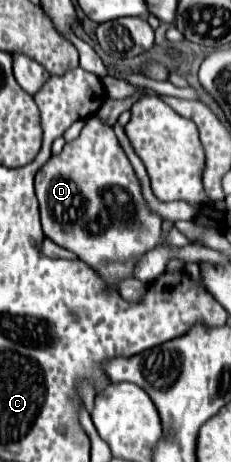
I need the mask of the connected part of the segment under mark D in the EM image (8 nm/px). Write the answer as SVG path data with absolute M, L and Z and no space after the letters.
M97 114L87 120L79 138L65 144L61 154L51 156L51 160L37 172L35 194L39 198L43 234L61 248L71 250L85 264L89 264L111 292L117 290L117 282L133 276L135 266L129 260L137 262L139 258L143 258L143 254L163 242L161 216L155 214L145 202L145 196L141 194L141 182L129 158L125 156L111 124L103 122Z

